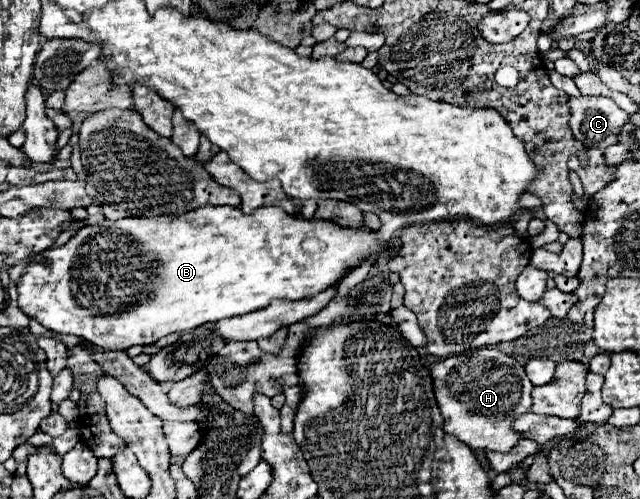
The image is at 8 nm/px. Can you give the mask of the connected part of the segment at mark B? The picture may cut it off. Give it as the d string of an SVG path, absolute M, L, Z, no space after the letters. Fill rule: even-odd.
M201 206L197 210L185 212L181 216L155 216L155 218L121 218L121 220L103 220L101 224L87 224L81 228L67 244L59 248L49 250L49 264L47 262L31 262L19 282L17 282L17 294L19 294L19 308L29 316L35 318L41 326L59 332L59 334L73 334L79 336L95 346L101 346L105 350L129 350L131 346L145 346L161 340L163 336L169 336L173 332L193 330L207 322L217 322L231 316L249 314L255 310L261 310L269 304L273 298L287 298L287 300L301 300L319 294L321 290L337 284L349 270L357 268L369 254L377 256L393 256L397 248L379 248L377 244L377 232L365 232L365 230L351 230L341 228L327 220L305 220L301 216L289 216L281 208L257 208L253 214L243 214L239 208L233 206Z

